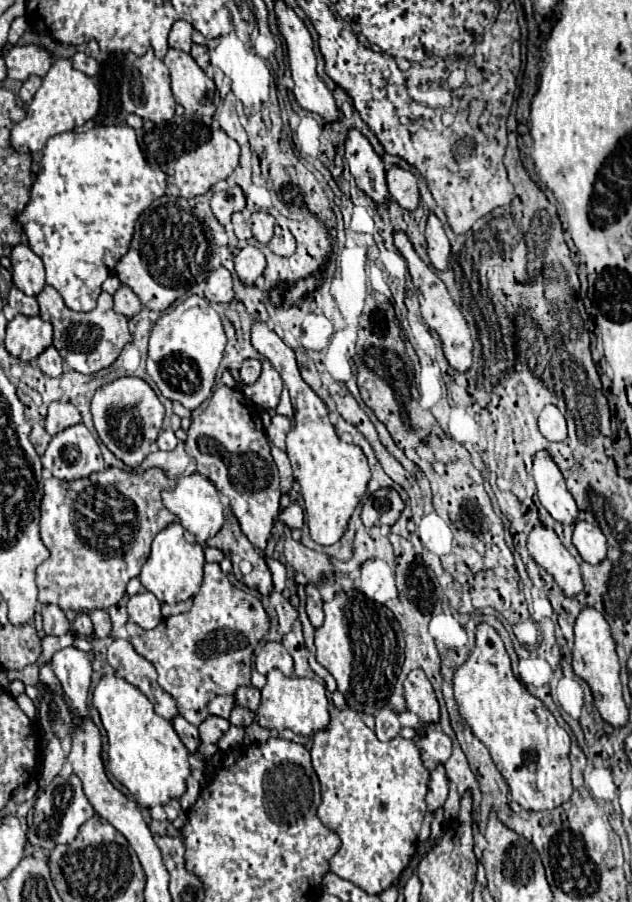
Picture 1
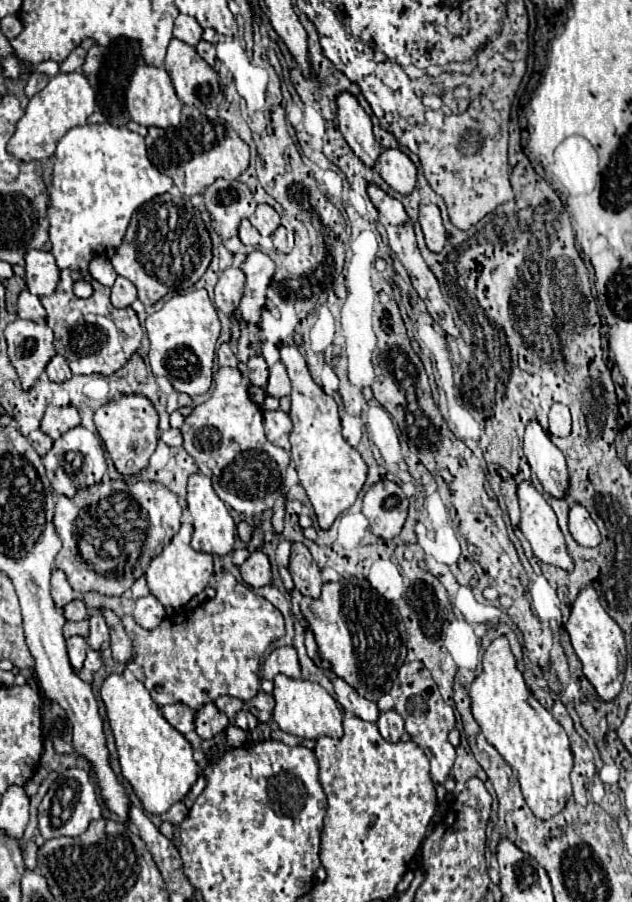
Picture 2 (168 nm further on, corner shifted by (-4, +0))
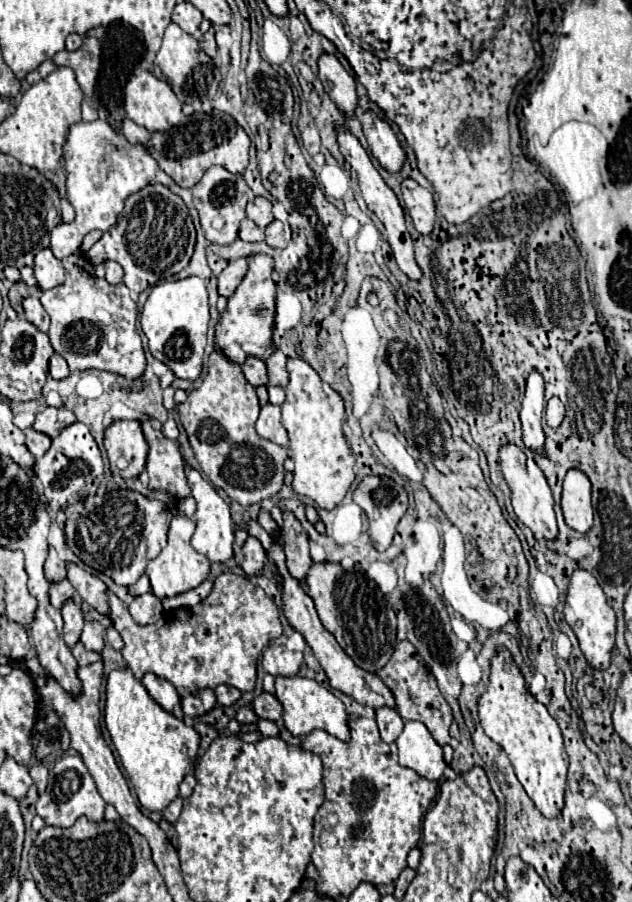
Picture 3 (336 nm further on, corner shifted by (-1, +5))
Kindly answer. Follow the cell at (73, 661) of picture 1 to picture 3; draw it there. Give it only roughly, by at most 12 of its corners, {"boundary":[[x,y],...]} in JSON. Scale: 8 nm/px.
{"boundary":[[68,599],[62,609],[64,641],[80,639],[84,625],[82,603]]}

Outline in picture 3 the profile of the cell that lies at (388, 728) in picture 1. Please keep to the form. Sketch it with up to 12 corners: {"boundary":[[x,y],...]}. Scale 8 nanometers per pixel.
{"boundary":[[376,709],[380,737],[396,741],[404,721],[396,709]]}

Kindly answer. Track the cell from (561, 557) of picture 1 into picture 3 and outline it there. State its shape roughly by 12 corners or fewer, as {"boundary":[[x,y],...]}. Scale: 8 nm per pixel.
{"boundary":[[514,443],[500,467],[518,519],[536,539],[558,535],[542,469]]}

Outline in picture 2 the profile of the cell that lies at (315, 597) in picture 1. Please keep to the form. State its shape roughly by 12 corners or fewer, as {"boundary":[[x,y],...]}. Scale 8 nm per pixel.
{"boundary":[[291,544],[289,572],[309,598],[321,594],[321,572],[303,544]]}

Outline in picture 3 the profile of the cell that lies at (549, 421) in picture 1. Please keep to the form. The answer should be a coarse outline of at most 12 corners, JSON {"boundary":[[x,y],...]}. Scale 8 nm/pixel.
{"boundary":[[558,397],[546,403],[546,423],[556,429],[564,419],[564,403]]}

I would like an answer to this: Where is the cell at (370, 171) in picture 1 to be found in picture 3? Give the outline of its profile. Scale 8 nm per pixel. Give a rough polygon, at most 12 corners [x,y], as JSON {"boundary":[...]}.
{"boundary":[[336,55],[318,57],[318,77],[332,101],[350,115],[356,81]]}

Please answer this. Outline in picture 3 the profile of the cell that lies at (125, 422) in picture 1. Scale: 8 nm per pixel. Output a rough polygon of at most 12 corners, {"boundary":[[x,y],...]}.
{"boundary":[[116,421],[104,433],[110,471],[138,477],[148,443],[140,421]]}

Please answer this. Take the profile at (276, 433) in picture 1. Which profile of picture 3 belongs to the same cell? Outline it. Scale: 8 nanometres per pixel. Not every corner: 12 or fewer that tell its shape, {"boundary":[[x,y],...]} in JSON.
{"boundary":[[266,403],[256,421],[256,433],[288,447],[280,407]]}

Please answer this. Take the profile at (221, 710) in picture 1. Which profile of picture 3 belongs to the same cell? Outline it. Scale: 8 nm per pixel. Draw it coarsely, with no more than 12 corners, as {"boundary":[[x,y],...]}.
{"boundary":[[218,685],[214,689],[218,703],[234,705],[242,695],[236,687]]}

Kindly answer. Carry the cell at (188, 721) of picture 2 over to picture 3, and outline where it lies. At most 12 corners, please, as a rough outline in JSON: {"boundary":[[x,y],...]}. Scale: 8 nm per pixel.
{"boundary":[[146,673],[142,685],[160,707],[172,711],[180,695],[166,679]]}

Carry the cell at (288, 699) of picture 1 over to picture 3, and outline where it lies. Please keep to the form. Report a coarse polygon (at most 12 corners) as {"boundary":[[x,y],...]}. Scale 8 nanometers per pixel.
{"boundary":[[276,677],[284,725],[350,737],[344,703],[316,681]]}

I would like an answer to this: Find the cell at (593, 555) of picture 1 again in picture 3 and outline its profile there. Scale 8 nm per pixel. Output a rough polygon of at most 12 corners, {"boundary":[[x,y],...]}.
{"boundary":[[568,469],[562,487],[566,525],[592,527],[592,485],[580,469]]}

